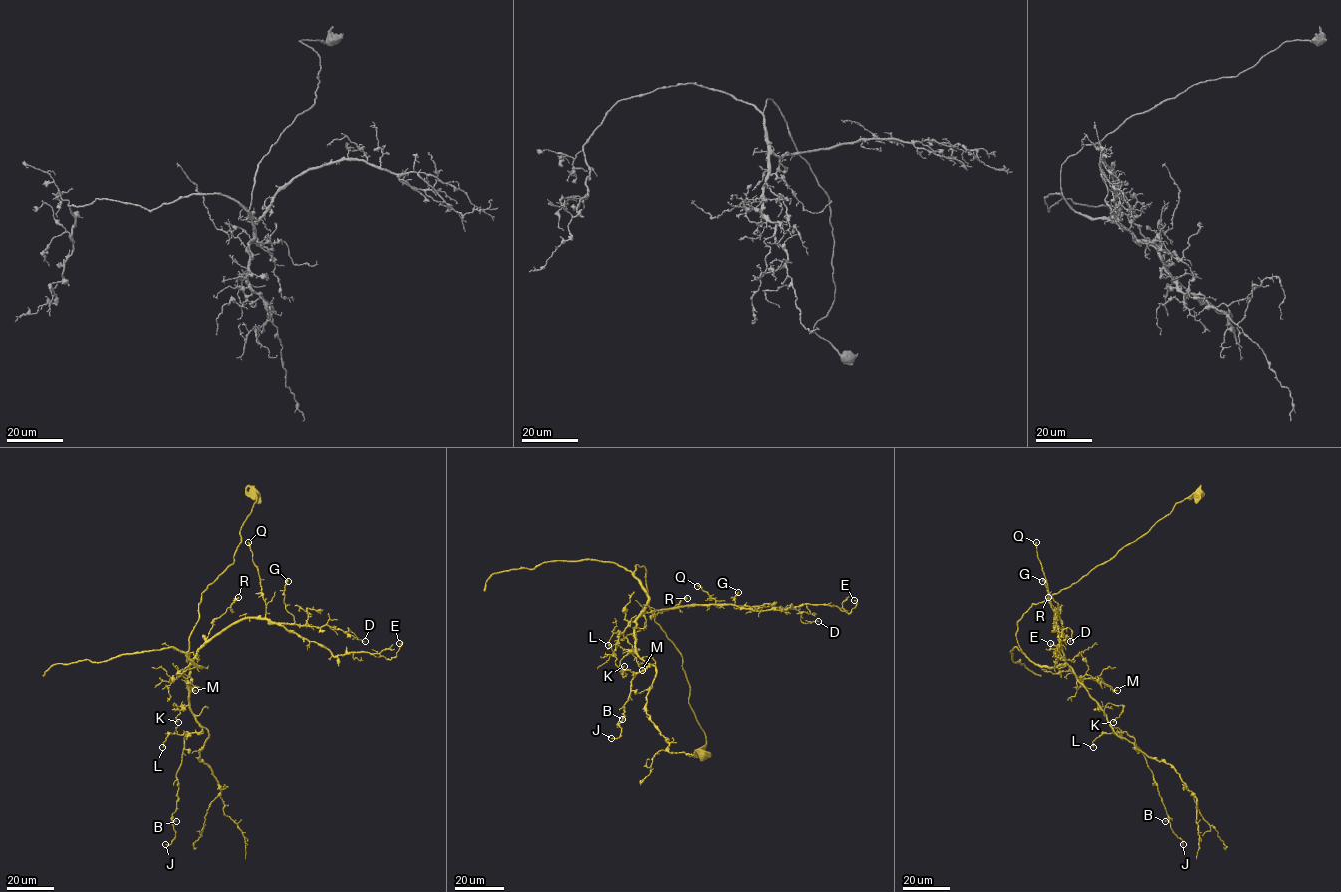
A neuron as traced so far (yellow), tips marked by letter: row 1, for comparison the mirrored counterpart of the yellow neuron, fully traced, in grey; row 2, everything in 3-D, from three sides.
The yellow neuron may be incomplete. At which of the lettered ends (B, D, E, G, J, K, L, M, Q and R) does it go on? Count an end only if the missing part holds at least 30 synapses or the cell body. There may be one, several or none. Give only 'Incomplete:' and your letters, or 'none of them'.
Incomplete: none of them

